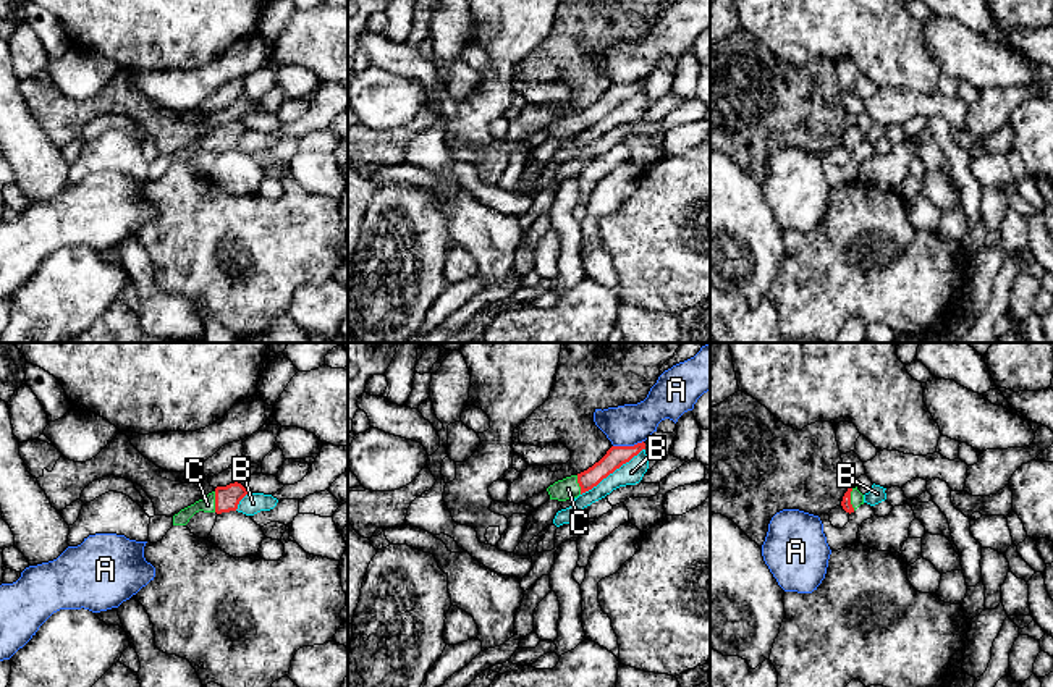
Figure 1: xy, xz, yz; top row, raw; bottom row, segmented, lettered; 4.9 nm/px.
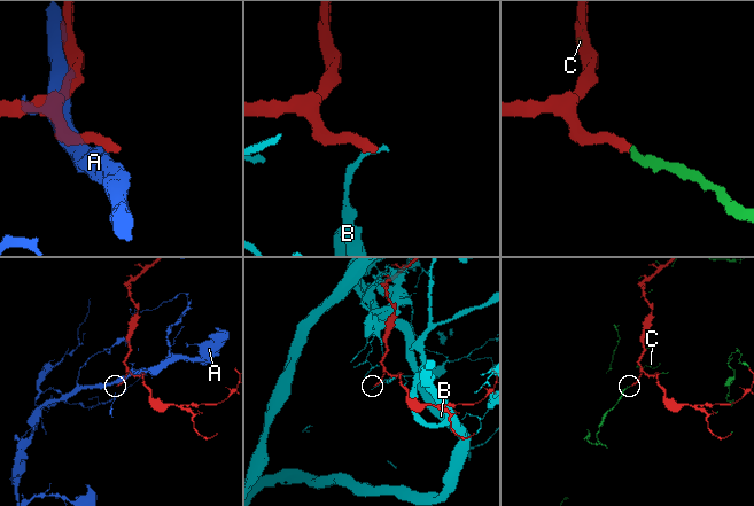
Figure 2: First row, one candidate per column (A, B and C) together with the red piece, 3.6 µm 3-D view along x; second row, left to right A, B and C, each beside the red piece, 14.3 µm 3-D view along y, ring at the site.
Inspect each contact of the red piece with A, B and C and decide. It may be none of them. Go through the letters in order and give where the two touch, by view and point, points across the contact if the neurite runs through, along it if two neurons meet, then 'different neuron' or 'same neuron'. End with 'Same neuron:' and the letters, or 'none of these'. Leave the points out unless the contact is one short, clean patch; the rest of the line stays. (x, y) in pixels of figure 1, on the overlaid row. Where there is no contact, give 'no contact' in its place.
A: meets red in xz at (628, 446); different neuron
B: meets red in xz at (612, 472); different neuron
C: meets red in yz at (850, 500); same neuron
Same neuron: C

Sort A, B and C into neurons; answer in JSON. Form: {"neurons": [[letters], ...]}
{"neurons": [["A"], ["B"], ["C"]]}

